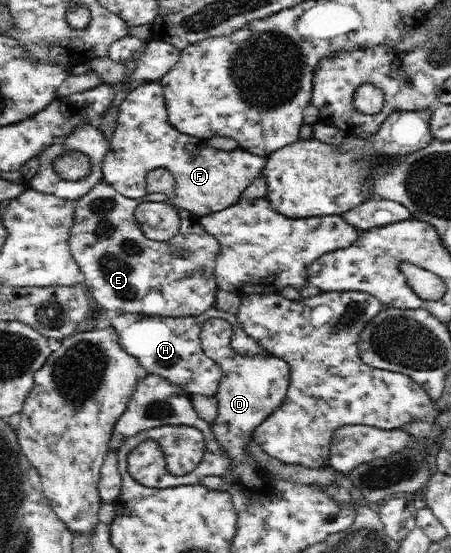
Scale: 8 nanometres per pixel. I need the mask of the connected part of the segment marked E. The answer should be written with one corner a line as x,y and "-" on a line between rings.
105,179
101,182
97,182
83,198
77,200
75,210
73,212
73,226
69,230
69,246
70,252
73,258
80,266
80,272
82,282
86,289
92,294
100,307
105,310
111,310
111,312
117,312
117,314
143,314
143,316
171,316
171,317
183,317
183,316
197,316
203,314
209,308
215,306
215,297
219,291
219,286
214,275
215,261
220,251
220,244
218,240
211,234
209,234
200,224
200,217
193,216
188,210
179,210
179,232
177,236
169,238
167,241
159,242
149,240
143,231
139,228
139,223
135,219
134,212
139,204
142,202
156,201
163,202
168,201
169,198
162,192
153,192
153,194
147,193
141,198
129,198
119,194

